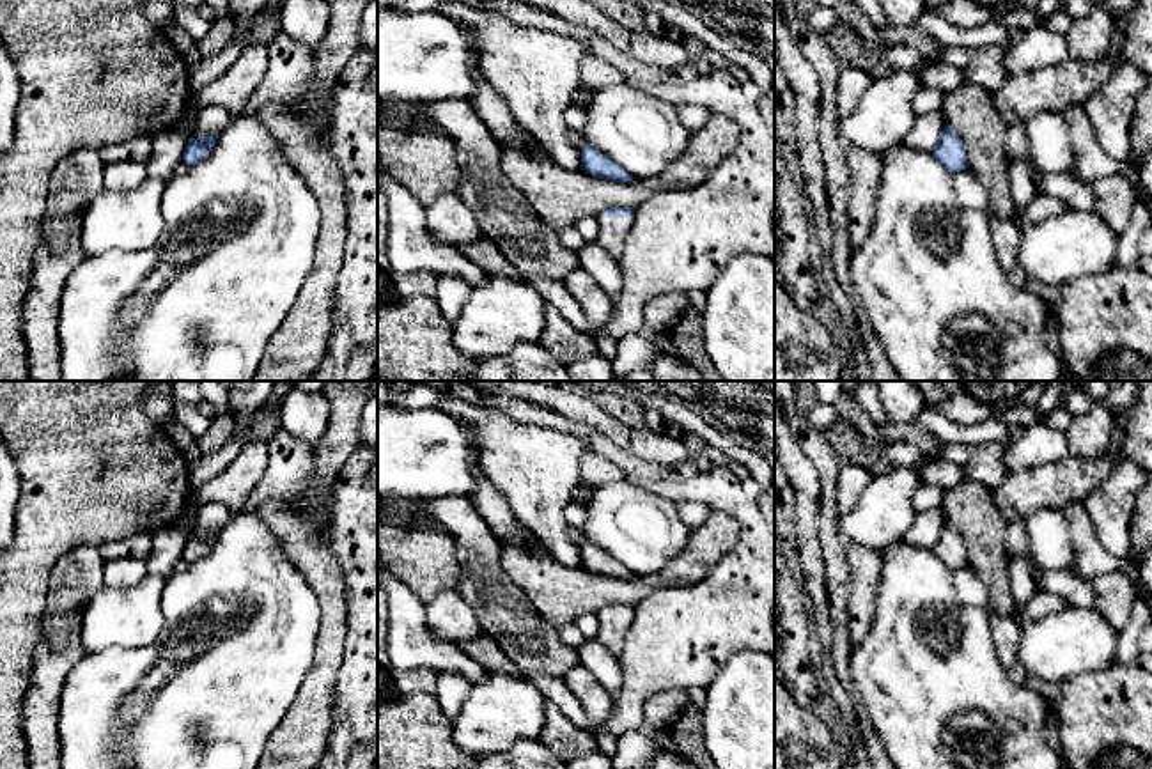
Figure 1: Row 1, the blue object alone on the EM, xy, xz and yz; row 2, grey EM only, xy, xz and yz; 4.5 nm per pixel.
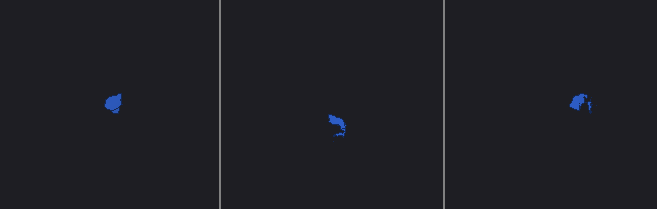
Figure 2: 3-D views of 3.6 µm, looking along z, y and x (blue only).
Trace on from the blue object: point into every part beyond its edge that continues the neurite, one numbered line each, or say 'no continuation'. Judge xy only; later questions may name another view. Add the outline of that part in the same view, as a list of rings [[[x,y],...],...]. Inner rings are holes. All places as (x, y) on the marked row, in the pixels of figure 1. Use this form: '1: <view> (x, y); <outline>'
no continuation

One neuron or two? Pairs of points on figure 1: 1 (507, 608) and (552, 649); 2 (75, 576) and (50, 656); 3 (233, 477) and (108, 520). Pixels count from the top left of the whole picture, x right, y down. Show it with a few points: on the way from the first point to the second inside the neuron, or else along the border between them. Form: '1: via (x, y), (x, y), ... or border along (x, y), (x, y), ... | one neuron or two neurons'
1: via (518, 619), (541, 642) | one neuron
2: via (68, 596), (61, 636) | one neuron
3: border along (192, 489), (186, 505) | two neurons

